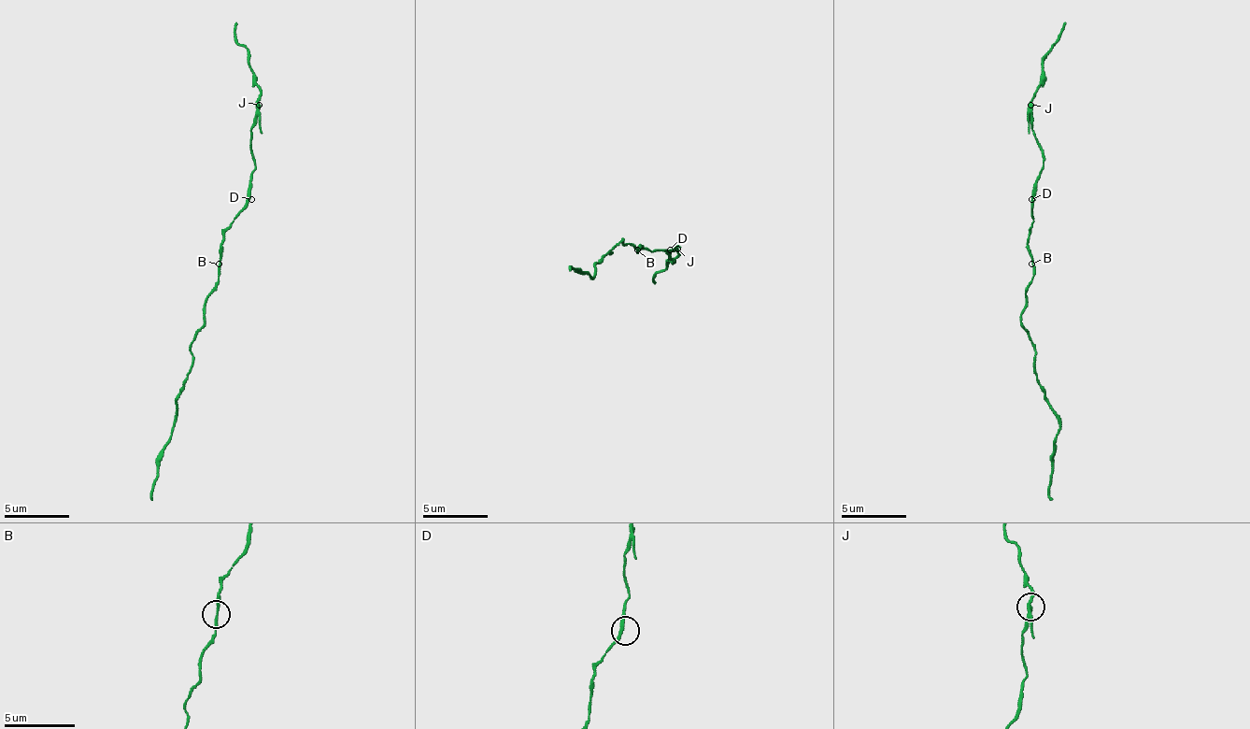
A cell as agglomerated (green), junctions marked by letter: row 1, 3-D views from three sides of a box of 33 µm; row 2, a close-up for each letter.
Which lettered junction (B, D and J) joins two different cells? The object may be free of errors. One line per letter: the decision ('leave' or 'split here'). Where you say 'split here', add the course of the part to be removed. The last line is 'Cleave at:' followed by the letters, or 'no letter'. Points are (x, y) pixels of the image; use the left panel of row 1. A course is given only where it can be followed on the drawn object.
B: leave
D: leave
J: split here | (258, 106), (261, 92), (248, 53), (235, 37), (235, 21)
Cleave at: J

